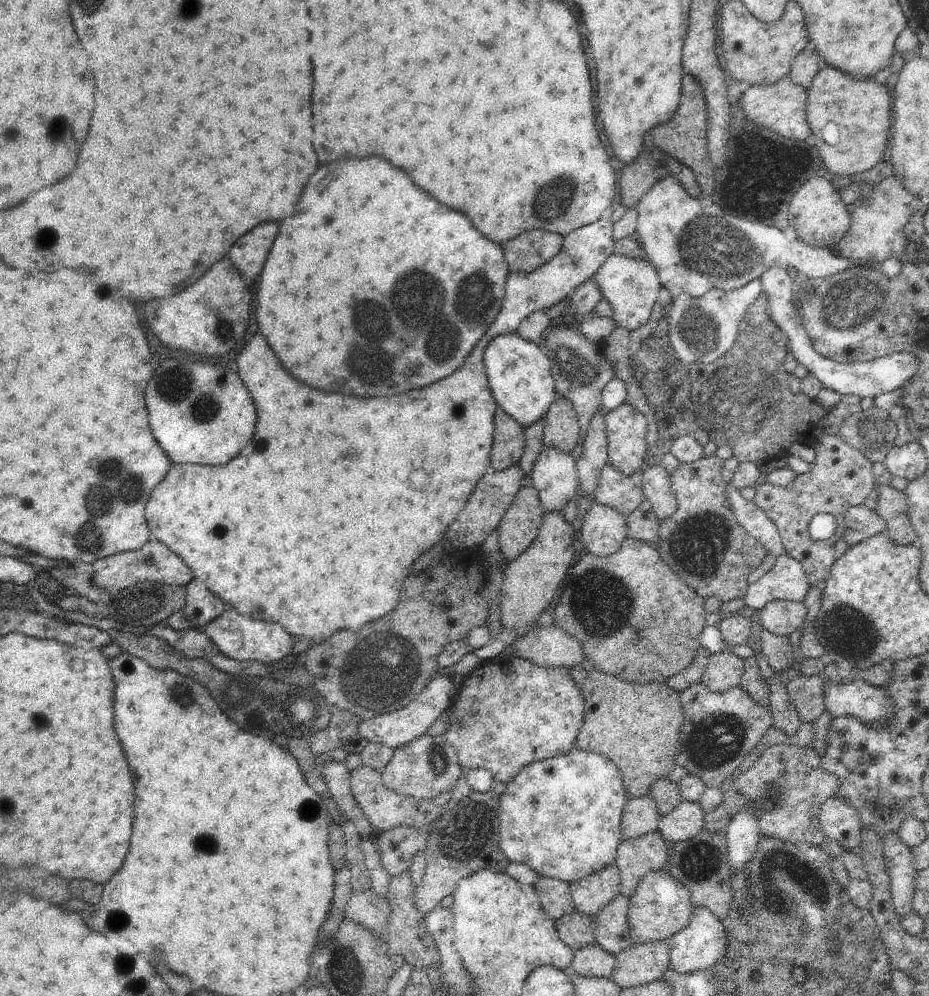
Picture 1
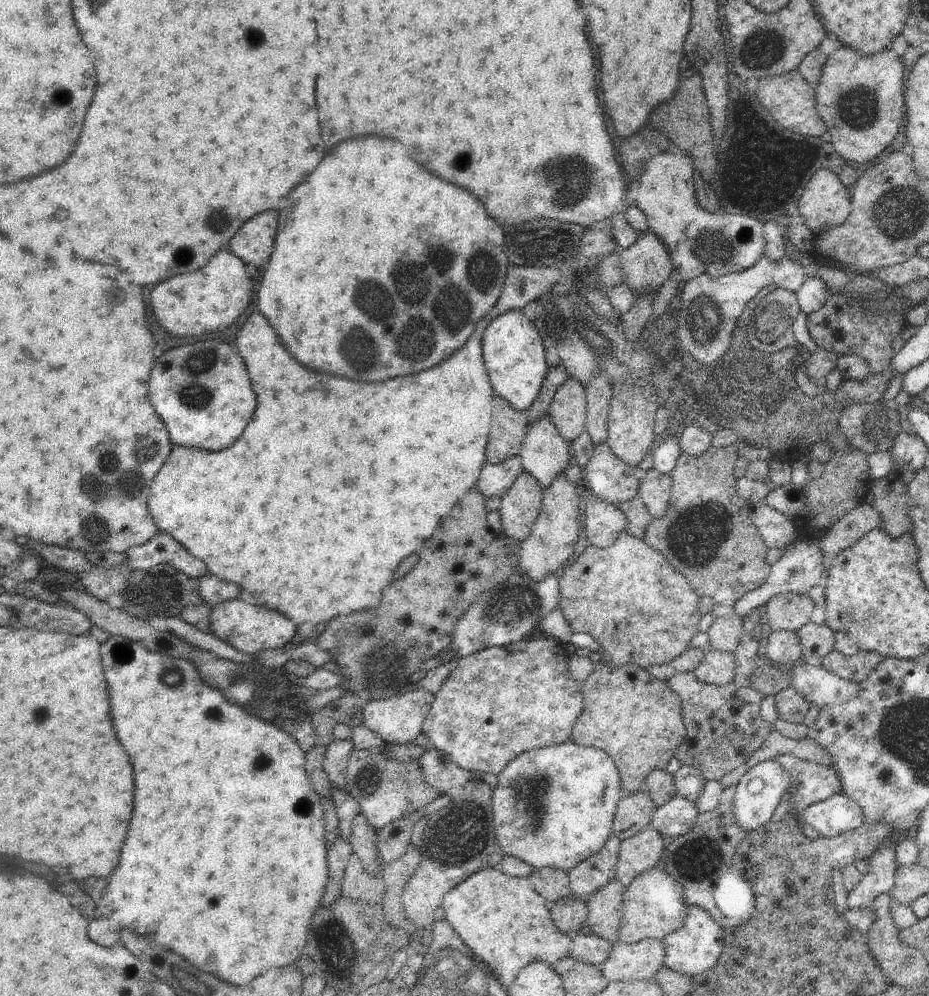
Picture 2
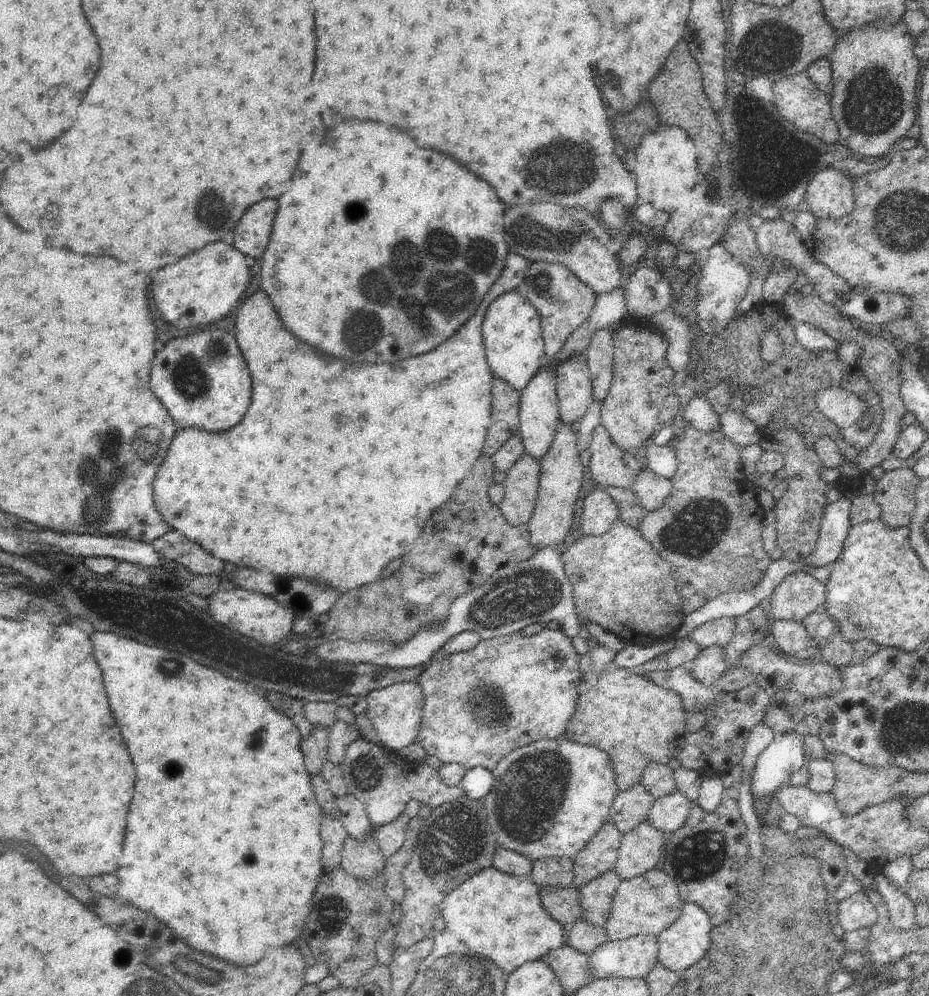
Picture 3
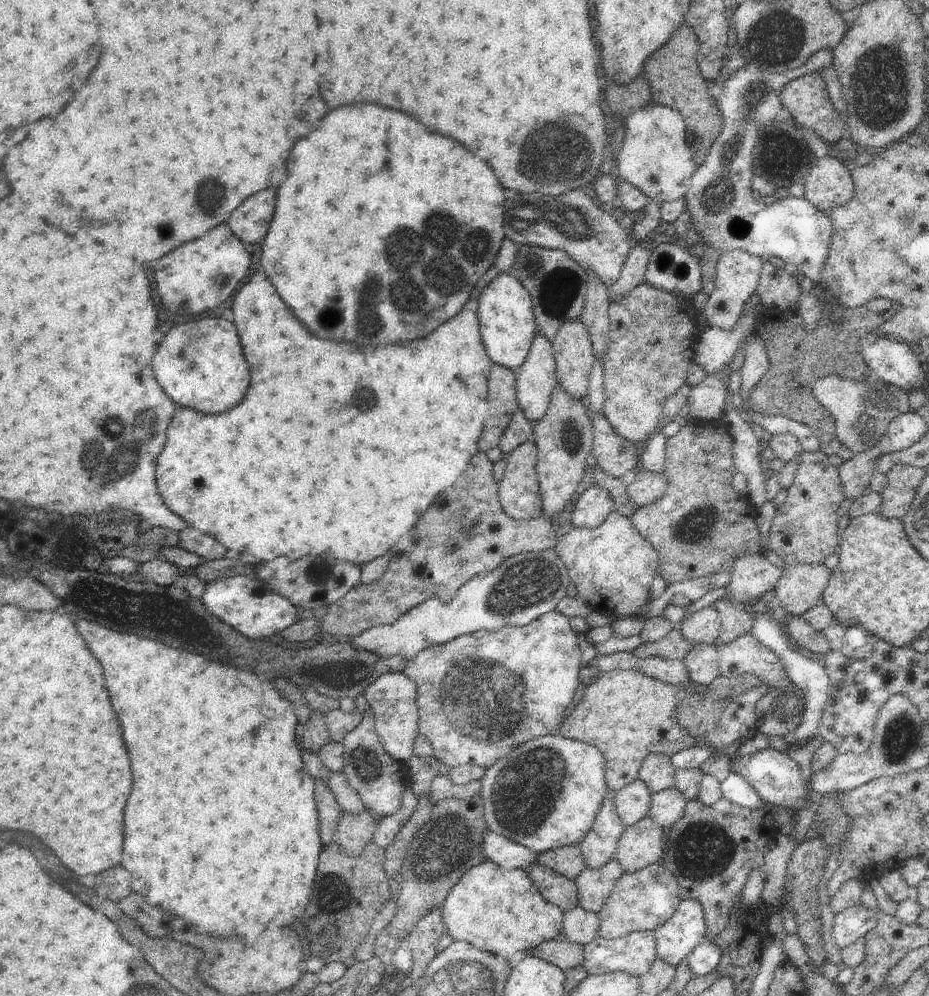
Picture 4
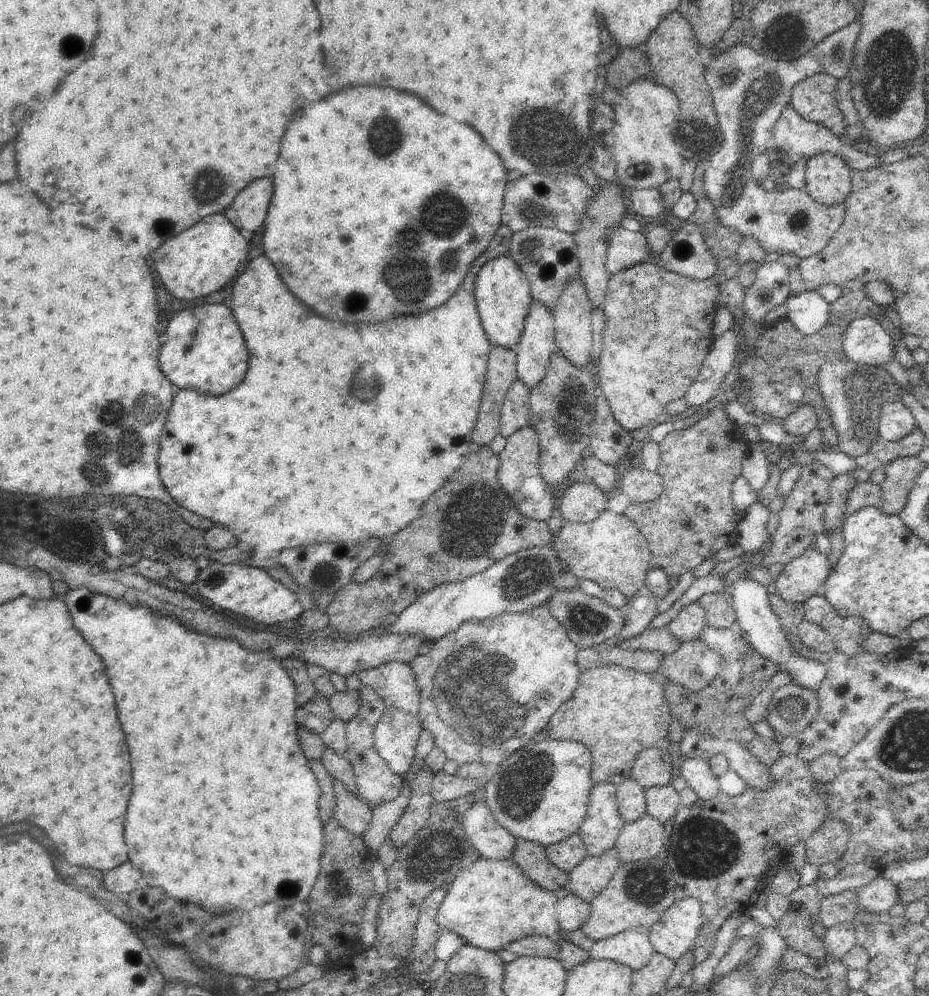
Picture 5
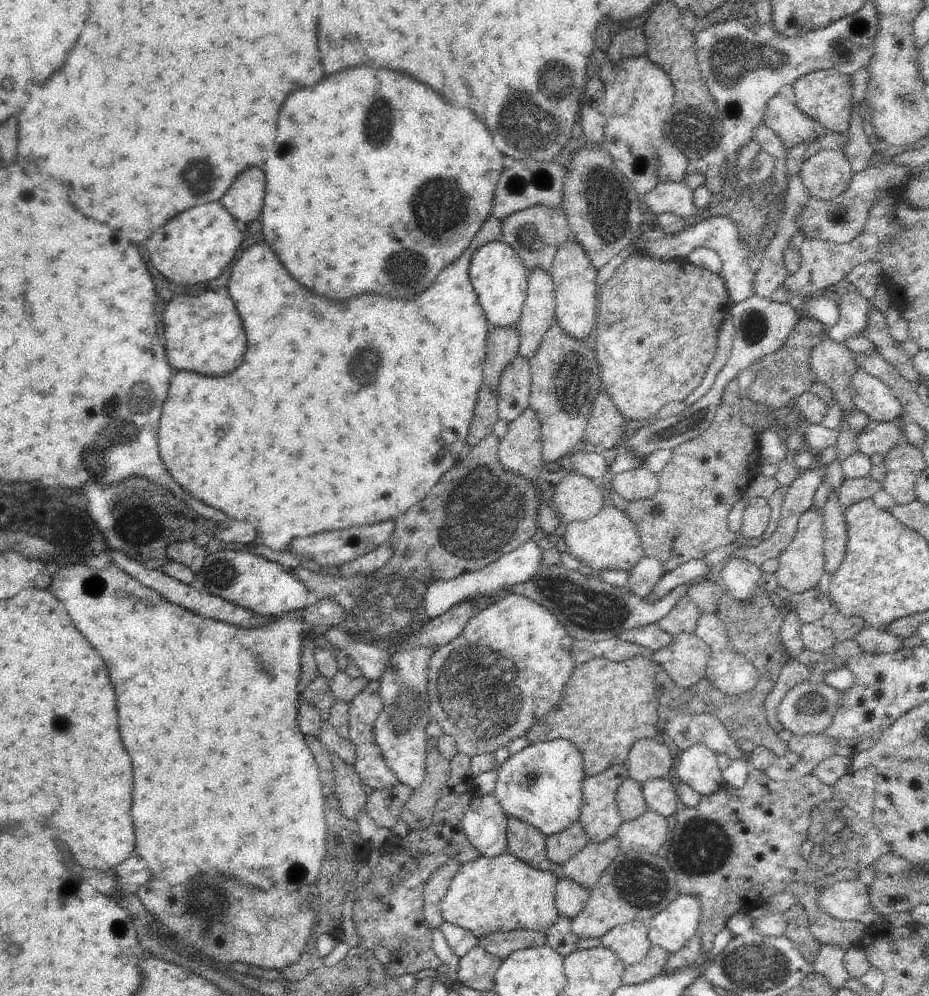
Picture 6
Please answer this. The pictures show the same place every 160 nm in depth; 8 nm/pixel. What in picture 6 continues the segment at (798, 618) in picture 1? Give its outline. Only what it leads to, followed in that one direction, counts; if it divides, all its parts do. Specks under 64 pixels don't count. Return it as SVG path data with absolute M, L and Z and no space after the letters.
M810 506L797 523L794 540L780 552L779 566L775 573L780 587L785 588L795 598L798 594L817 588L824 574L824 508Z

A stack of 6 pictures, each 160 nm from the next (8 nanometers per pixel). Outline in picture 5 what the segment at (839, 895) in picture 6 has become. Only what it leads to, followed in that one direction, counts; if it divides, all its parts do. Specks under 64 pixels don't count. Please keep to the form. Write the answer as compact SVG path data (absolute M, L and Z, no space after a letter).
M878 877L867 887L859 889L858 894L859 910L867 913L888 914L890 908L896 905L900 898L900 889L893 881Z

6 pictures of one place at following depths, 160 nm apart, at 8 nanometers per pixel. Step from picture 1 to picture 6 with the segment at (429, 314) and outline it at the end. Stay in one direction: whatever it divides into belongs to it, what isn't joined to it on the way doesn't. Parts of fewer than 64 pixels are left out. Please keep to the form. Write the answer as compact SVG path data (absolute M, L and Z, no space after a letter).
M368 66L360 68L346 68L340 74L323 77L324 82L316 86L316 90L300 90L298 87L288 100L286 108L279 112L278 136L276 136L276 124L272 125L272 148L268 150L266 158L266 176L268 176L268 194L266 204L262 210L262 232L264 242L272 246L274 254L280 258L280 262L286 266L286 270L312 290L316 296L324 296L328 300L352 300L362 294L382 294L386 298L404 298L413 300L418 294L422 294L432 282L438 278L438 274L450 266L450 262L456 262L460 254L470 246L474 236L480 232L484 222L492 215L492 200L494 190L498 184L498 178L506 167L505 157L496 150L492 136L488 128L474 118L474 114L466 108L454 108L450 104L444 104L442 98L432 92L426 84L416 82L414 78L402 74L402 72L390 72L390 70L372 70Z

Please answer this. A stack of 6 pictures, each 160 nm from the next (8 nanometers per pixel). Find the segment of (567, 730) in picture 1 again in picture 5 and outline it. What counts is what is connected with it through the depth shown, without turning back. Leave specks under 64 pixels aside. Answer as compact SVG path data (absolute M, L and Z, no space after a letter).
M546 605L536 606L529 612L502 612L494 618L486 618L483 622L466 622L455 632L446 634L443 638L436 641L434 647L425 656L417 656L410 663L412 672L416 676L416 684L420 690L419 716L422 720L422 729L430 730L434 736L434 745L444 750L447 760L458 762L461 766L472 762L484 762L487 766L494 768L502 765L516 750L528 745L536 734L545 731L550 718L554 716L556 710L572 698L572 694L578 687L581 669L576 663L578 648L574 642L568 638L563 624L560 624L548 610Z

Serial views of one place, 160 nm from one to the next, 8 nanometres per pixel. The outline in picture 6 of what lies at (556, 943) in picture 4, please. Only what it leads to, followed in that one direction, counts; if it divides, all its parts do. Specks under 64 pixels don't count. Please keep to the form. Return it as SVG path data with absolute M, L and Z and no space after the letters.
M512 930L512 932L490 932L488 936L478 938L479 944L488 953L504 960L516 950L530 946L543 946L547 944L547 934L539 931Z

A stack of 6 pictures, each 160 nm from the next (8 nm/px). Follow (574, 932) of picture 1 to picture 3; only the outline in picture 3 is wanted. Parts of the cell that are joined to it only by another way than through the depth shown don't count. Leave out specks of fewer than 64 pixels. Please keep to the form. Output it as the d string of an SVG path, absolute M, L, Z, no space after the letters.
M546 884L541 889L541 905L552 920L559 922L563 927L571 927L583 916L581 892L578 889L558 887L555 884Z

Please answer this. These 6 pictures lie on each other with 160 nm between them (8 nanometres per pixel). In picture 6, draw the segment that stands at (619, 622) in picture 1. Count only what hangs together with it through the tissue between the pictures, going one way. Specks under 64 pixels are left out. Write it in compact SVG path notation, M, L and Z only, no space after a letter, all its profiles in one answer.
M605 505L596 516L586 521L572 521L566 524L564 542L568 552L583 563L583 570L600 576L604 570L630 570L642 558L641 542L638 528L626 512L620 511L614 505Z

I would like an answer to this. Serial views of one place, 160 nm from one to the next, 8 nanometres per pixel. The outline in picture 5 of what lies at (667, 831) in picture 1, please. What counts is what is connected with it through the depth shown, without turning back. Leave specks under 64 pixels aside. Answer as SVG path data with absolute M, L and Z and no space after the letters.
M672 784L654 786L645 790L647 814L662 825L670 825L682 808L680 794Z

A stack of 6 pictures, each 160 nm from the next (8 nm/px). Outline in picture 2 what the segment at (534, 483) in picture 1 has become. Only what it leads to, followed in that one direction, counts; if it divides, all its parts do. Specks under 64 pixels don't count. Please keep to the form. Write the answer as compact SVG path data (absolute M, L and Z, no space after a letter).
M548 414L536 418L532 426L528 423L527 429L519 453L523 471L532 474L546 490L560 472L567 472L568 465L573 462L570 444L562 438Z

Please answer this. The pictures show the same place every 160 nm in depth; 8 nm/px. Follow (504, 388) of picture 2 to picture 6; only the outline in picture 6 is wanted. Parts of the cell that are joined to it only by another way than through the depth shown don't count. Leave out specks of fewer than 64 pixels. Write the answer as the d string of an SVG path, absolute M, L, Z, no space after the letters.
M492 240L474 252L470 260L469 278L490 327L519 323L526 300L528 274L522 258L506 242Z

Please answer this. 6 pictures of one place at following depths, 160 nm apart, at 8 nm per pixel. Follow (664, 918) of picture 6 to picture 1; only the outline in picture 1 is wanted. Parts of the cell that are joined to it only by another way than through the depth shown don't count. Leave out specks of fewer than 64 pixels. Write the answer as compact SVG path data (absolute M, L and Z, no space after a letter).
M705 906L693 907L688 926L669 938L669 968L679 973L691 973L713 967L724 958L728 950L726 930L720 919Z

